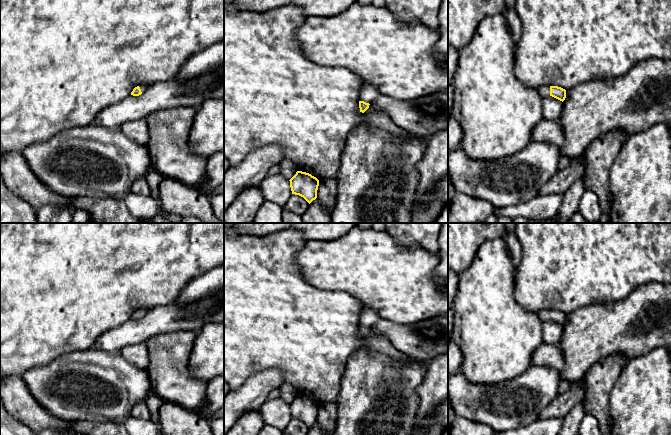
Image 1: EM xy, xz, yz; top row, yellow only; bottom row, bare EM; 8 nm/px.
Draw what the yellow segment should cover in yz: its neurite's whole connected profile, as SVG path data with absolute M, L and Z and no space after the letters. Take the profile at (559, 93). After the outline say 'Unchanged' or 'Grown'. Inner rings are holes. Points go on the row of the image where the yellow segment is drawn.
M541 86L537 91L541 97L552 96L562 102L566 98L566 90L558 86Z. Grown

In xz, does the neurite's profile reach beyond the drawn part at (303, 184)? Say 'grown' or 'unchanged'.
unchanged

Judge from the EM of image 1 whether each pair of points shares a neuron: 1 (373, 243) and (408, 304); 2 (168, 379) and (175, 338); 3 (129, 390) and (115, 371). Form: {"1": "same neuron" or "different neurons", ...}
{"1": "same neuron", "2": "same neuron", "3": "same neuron"}

